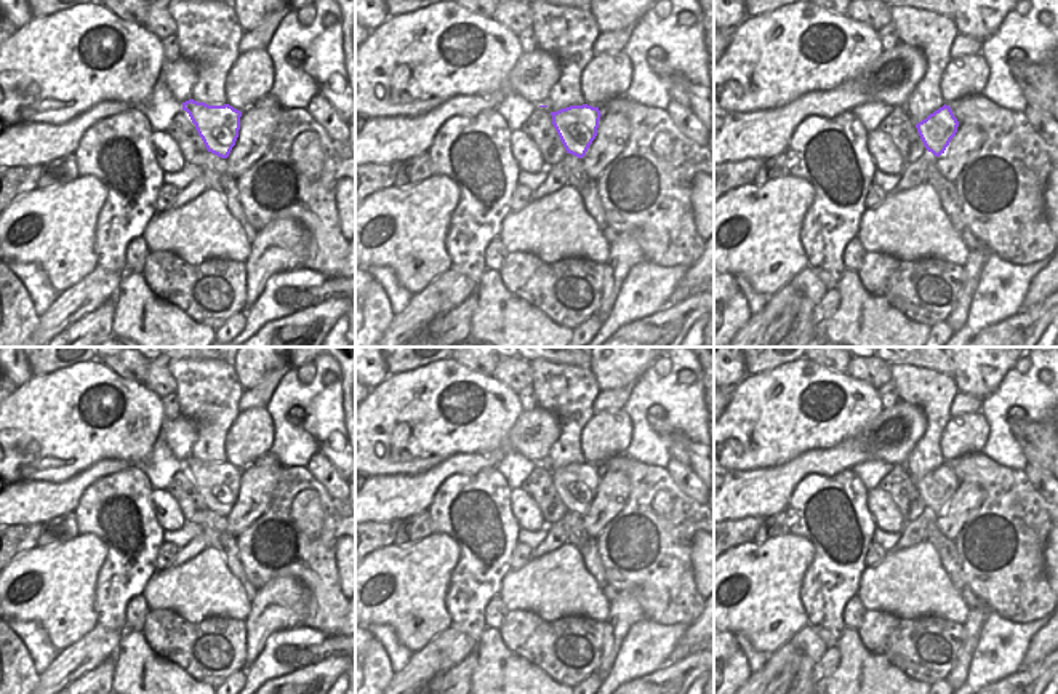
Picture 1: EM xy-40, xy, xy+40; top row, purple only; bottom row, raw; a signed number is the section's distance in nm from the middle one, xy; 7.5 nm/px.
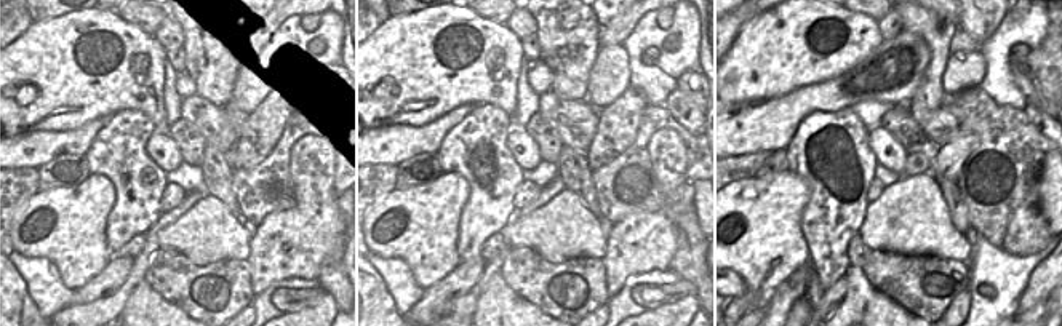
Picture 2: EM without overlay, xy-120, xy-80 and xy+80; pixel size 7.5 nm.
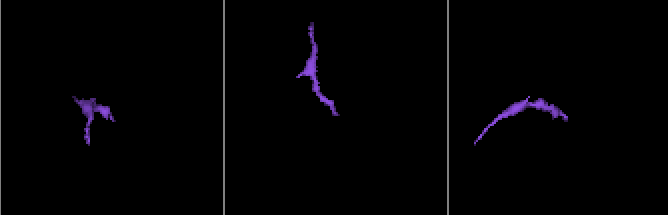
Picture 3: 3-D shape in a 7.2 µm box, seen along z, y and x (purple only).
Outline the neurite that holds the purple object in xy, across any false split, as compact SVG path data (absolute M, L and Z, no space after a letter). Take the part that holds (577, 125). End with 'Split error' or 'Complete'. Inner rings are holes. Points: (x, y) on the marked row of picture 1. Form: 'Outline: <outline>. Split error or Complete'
Outline: M587 104L570 106L557 112L551 112L552 125L567 150L583 158L597 136L600 110Z. Complete

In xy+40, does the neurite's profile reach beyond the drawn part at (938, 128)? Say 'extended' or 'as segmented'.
as segmented

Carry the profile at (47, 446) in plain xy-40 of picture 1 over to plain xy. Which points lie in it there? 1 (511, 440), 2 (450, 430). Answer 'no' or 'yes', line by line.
1: no
2: yes

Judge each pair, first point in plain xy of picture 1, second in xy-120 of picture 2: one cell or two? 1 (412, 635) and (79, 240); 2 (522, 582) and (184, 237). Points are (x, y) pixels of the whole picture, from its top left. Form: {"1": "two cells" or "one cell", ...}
{"1": "one cell", "2": "one cell"}

